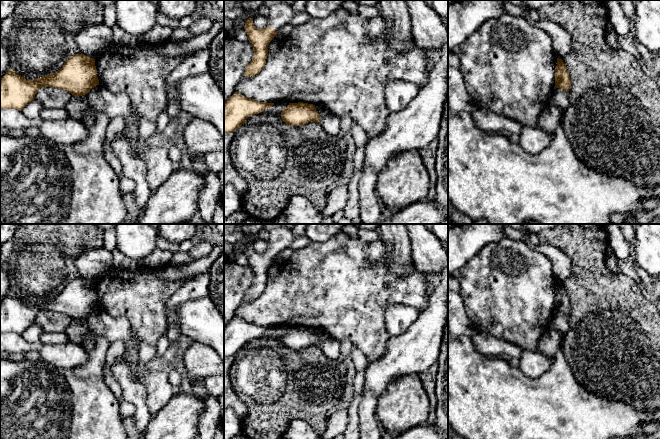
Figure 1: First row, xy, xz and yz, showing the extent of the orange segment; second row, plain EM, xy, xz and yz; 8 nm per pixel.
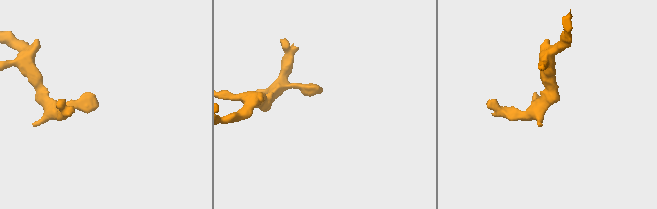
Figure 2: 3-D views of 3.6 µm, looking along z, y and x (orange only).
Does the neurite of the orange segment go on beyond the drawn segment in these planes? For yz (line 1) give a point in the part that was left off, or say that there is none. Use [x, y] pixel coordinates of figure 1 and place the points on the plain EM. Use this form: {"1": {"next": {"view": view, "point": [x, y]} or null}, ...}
{"1": {"next": null}}

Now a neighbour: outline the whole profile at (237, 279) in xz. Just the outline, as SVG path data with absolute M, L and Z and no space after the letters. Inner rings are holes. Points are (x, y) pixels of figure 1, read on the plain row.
M224 258L224 327L235 317L236 309L244 300L245 293L253 280L254 273L249 265L238 265Z

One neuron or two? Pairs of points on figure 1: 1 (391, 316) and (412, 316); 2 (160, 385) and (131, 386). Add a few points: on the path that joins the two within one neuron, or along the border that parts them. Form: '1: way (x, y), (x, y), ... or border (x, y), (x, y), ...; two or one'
1: way (396, 316), (407, 316); one
2: border (130, 368), (145, 387), (149, 409); two

